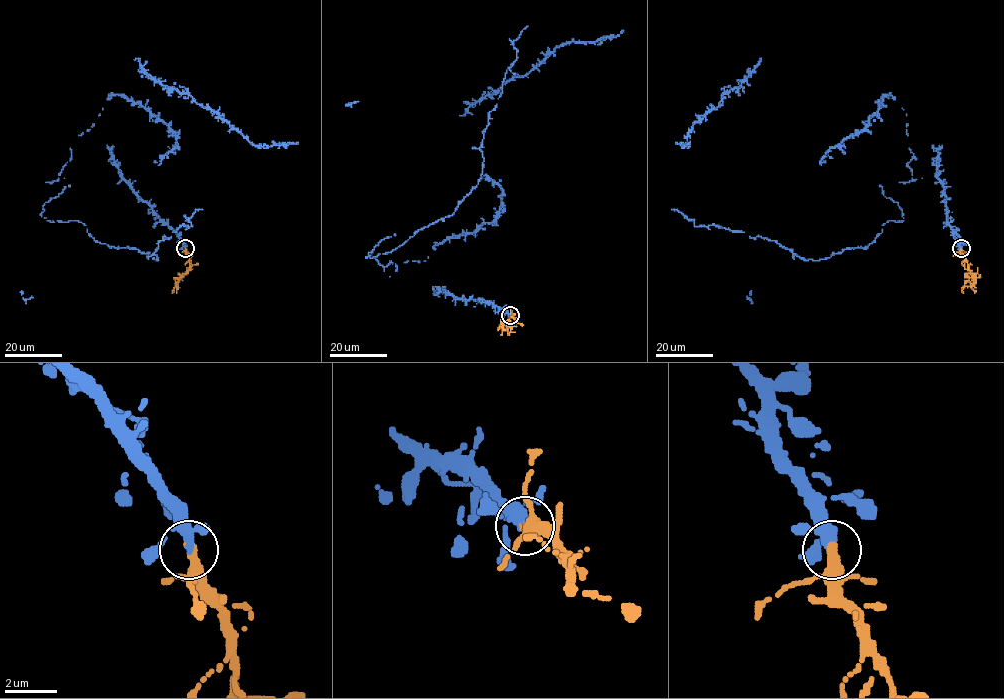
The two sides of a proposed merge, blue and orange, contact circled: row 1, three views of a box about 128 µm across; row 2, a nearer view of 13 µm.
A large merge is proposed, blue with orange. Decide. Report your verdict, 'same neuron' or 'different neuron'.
same neuron

